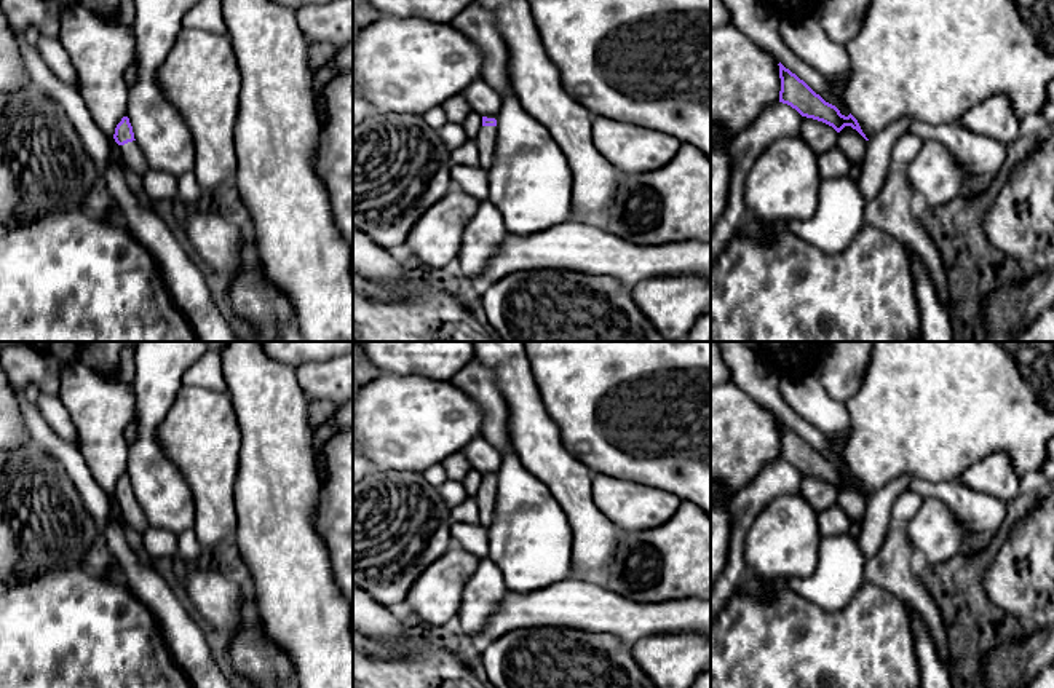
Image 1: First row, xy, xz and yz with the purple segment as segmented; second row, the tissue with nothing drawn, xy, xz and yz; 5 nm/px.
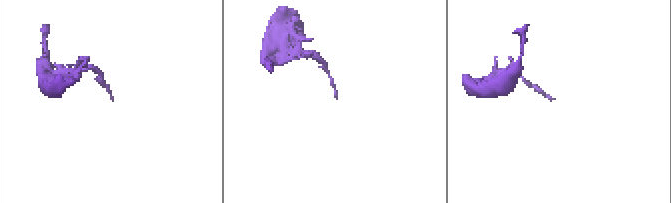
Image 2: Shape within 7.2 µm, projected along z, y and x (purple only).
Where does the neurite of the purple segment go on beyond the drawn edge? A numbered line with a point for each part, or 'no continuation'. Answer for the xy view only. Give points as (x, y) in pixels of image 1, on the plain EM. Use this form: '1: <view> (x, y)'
1: xy (131, 511)

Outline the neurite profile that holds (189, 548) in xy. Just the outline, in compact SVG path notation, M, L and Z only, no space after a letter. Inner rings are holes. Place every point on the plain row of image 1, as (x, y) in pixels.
M188 528L177 536L177 554L187 562L193 562L201 554L201 544L193 532Z

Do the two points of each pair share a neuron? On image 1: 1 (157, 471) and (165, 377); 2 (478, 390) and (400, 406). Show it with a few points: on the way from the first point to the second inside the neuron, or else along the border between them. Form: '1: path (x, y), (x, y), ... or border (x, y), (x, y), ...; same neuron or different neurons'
1: path (147, 447), (147, 417), (154, 401); same neuron
2: border (451, 380), (483, 409), (483, 425); different neurons

